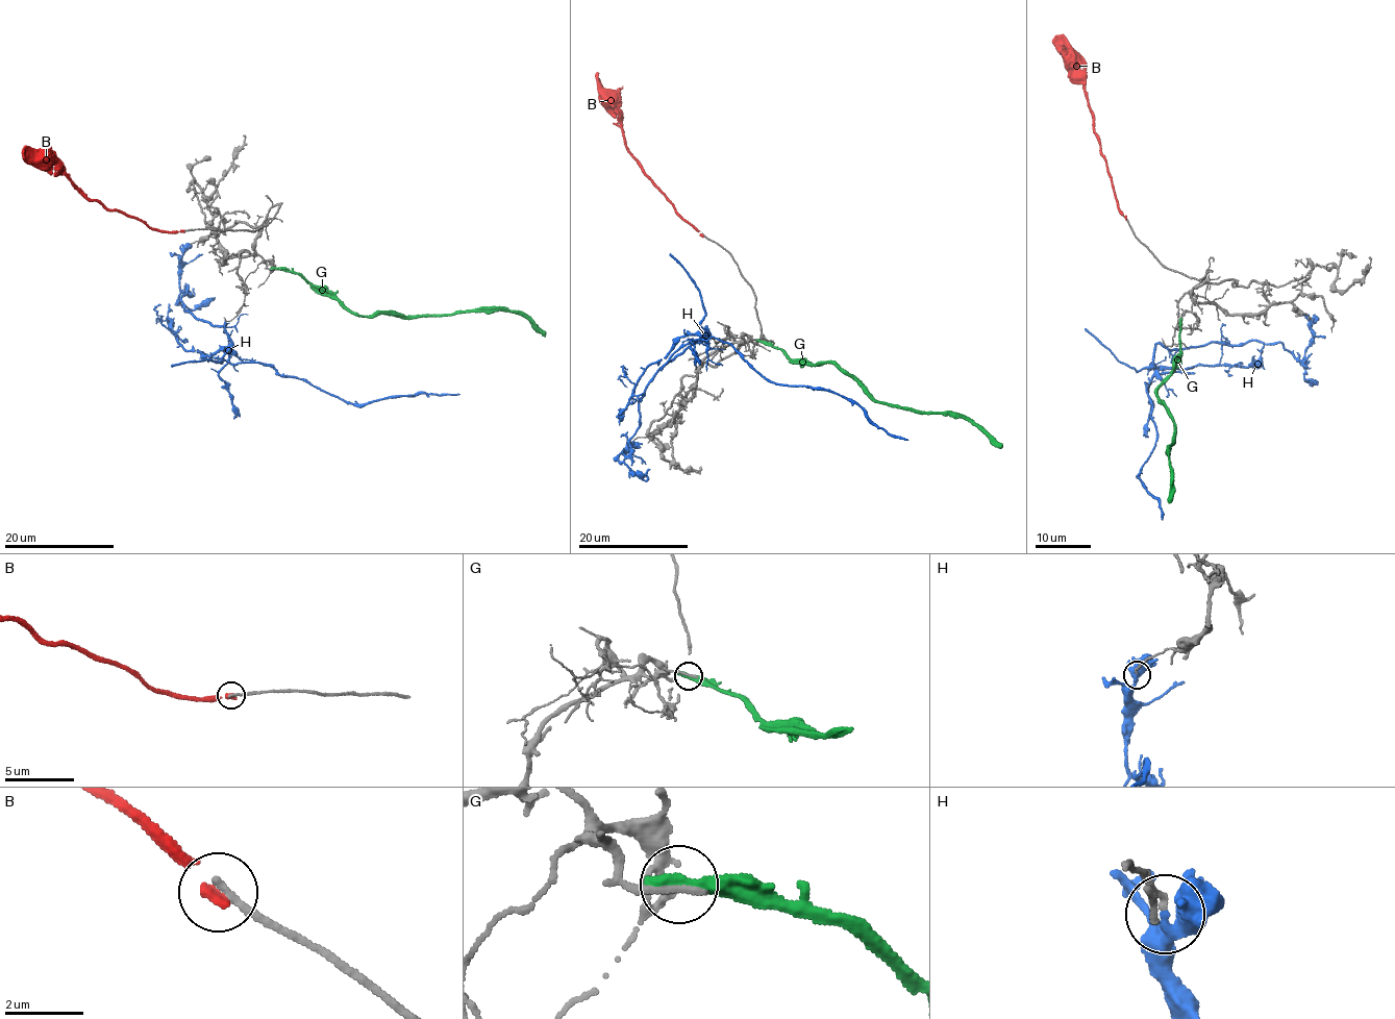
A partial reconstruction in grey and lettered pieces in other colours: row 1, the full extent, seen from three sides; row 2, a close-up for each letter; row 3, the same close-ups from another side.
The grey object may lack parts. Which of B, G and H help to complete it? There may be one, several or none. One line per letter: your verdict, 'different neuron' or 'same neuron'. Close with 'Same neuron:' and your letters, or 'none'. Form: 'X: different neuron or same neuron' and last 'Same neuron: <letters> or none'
B: different neuron
G: different neuron
H: different neuron
Same neuron: none

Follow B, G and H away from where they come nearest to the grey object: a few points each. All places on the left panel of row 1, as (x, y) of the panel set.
B: (181, 230), (156, 229), (109, 209), (77, 188), (66, 171), (43, 165), (23, 150)
G: (275, 269), (331, 290), (359, 314), (506, 312), (523, 316), (545, 337)
H: (183, 251), (179, 299), (185, 312), (225, 324), (231, 364), (260, 363), (366, 405), (459, 394)

